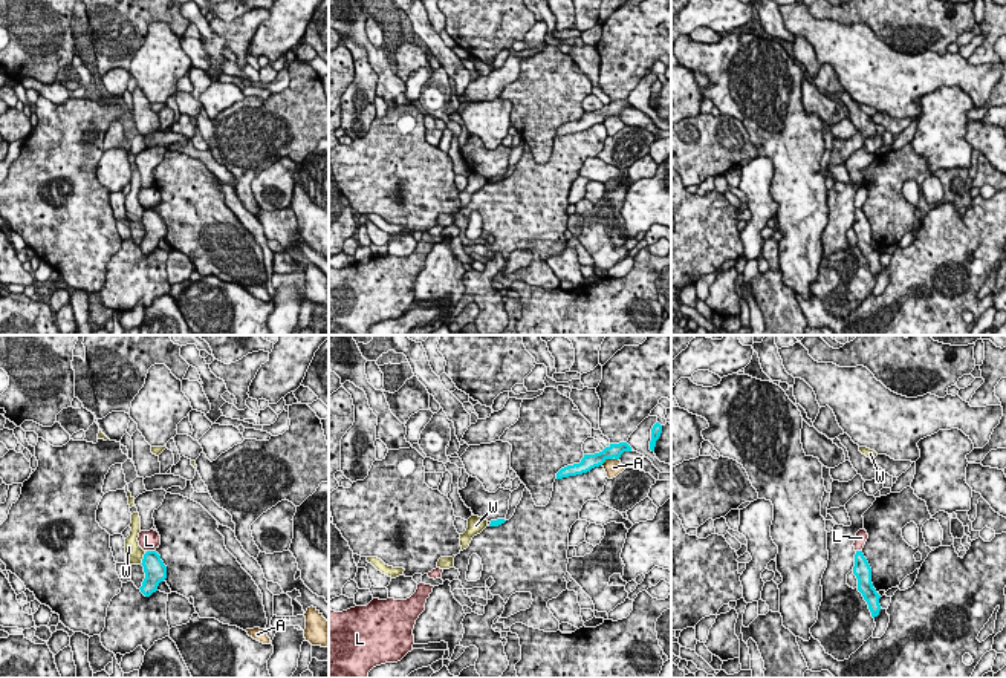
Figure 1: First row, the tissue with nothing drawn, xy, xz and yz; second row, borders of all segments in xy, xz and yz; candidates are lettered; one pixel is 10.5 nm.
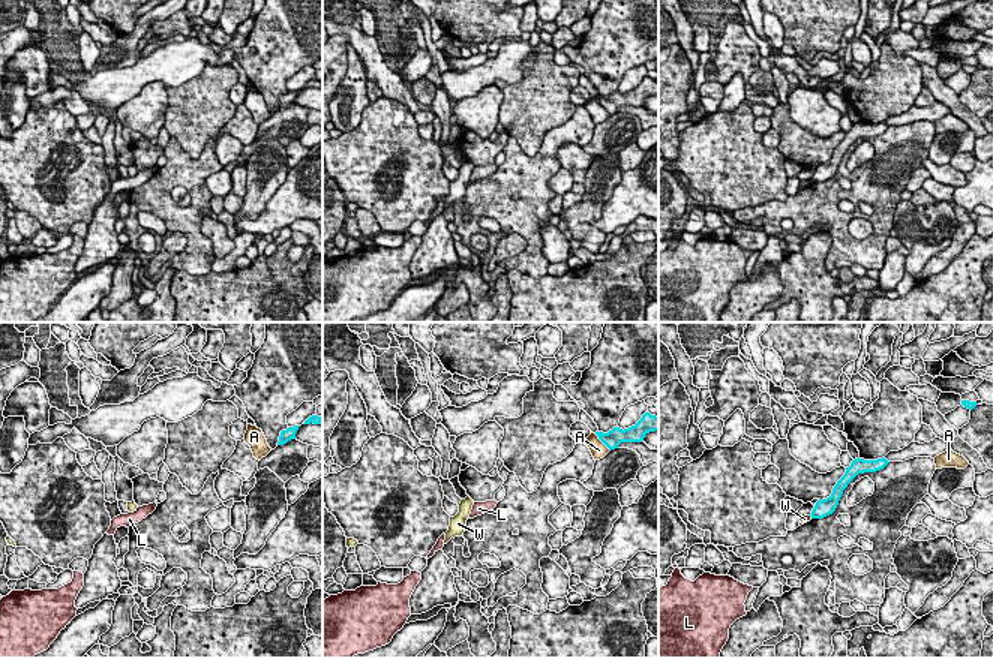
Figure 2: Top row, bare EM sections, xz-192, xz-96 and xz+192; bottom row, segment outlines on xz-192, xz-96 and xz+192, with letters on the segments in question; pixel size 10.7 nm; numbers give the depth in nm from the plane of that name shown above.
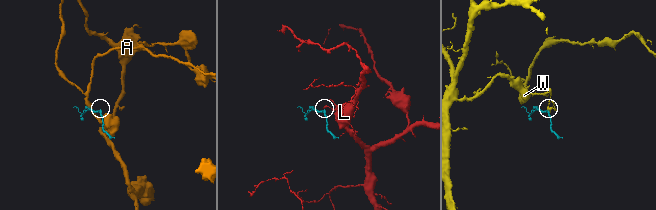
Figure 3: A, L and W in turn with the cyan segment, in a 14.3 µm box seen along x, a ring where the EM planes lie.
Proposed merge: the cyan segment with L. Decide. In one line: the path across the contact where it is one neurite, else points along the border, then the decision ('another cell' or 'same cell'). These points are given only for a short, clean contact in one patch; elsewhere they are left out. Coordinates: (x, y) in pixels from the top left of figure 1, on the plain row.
another cell

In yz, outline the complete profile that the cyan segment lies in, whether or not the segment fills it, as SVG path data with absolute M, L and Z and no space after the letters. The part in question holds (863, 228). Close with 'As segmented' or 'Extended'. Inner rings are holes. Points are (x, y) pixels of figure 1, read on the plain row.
M856 208L855 211L855 223L853 231L858 236L858 248L862 251L864 257L868 262L871 274L878 274L881 268L879 256L881 253L876 249L871 240L871 225L864 214L862 208Z. As segmented

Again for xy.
M147 208L141 222L144 223L145 236L139 246L145 254L150 254L157 248L159 240L167 236L167 223L156 208Z. As segmented

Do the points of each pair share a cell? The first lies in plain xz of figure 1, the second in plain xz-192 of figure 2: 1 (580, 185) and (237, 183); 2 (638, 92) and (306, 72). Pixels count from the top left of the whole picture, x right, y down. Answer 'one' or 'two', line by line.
1: two
2: one

